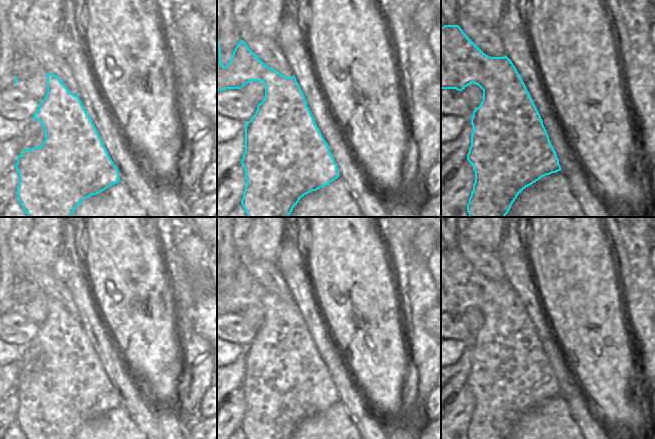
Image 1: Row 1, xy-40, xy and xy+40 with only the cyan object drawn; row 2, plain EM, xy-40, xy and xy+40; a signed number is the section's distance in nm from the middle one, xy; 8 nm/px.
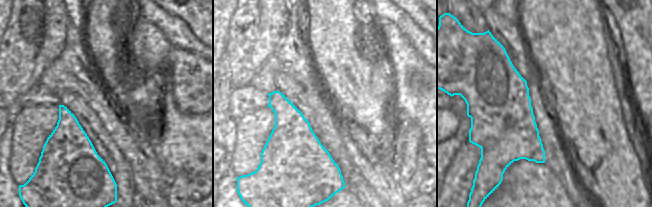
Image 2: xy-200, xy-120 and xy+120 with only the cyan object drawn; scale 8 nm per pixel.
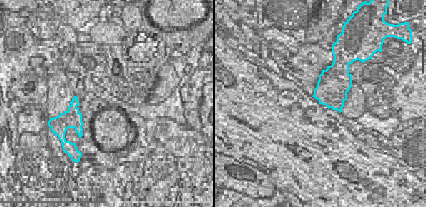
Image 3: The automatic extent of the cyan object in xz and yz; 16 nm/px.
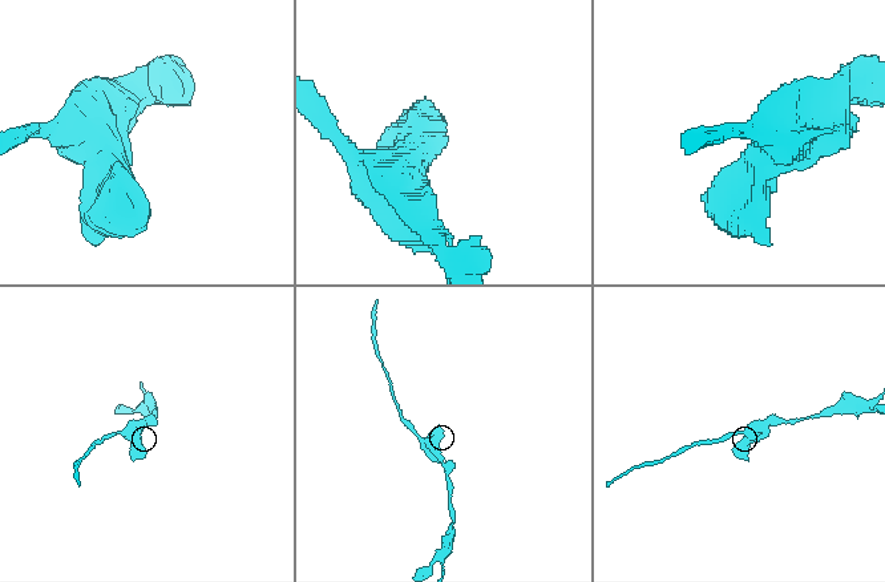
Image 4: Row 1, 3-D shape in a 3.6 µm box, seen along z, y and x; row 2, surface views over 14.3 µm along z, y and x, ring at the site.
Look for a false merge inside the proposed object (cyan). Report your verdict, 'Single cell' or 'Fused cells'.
Single cell

